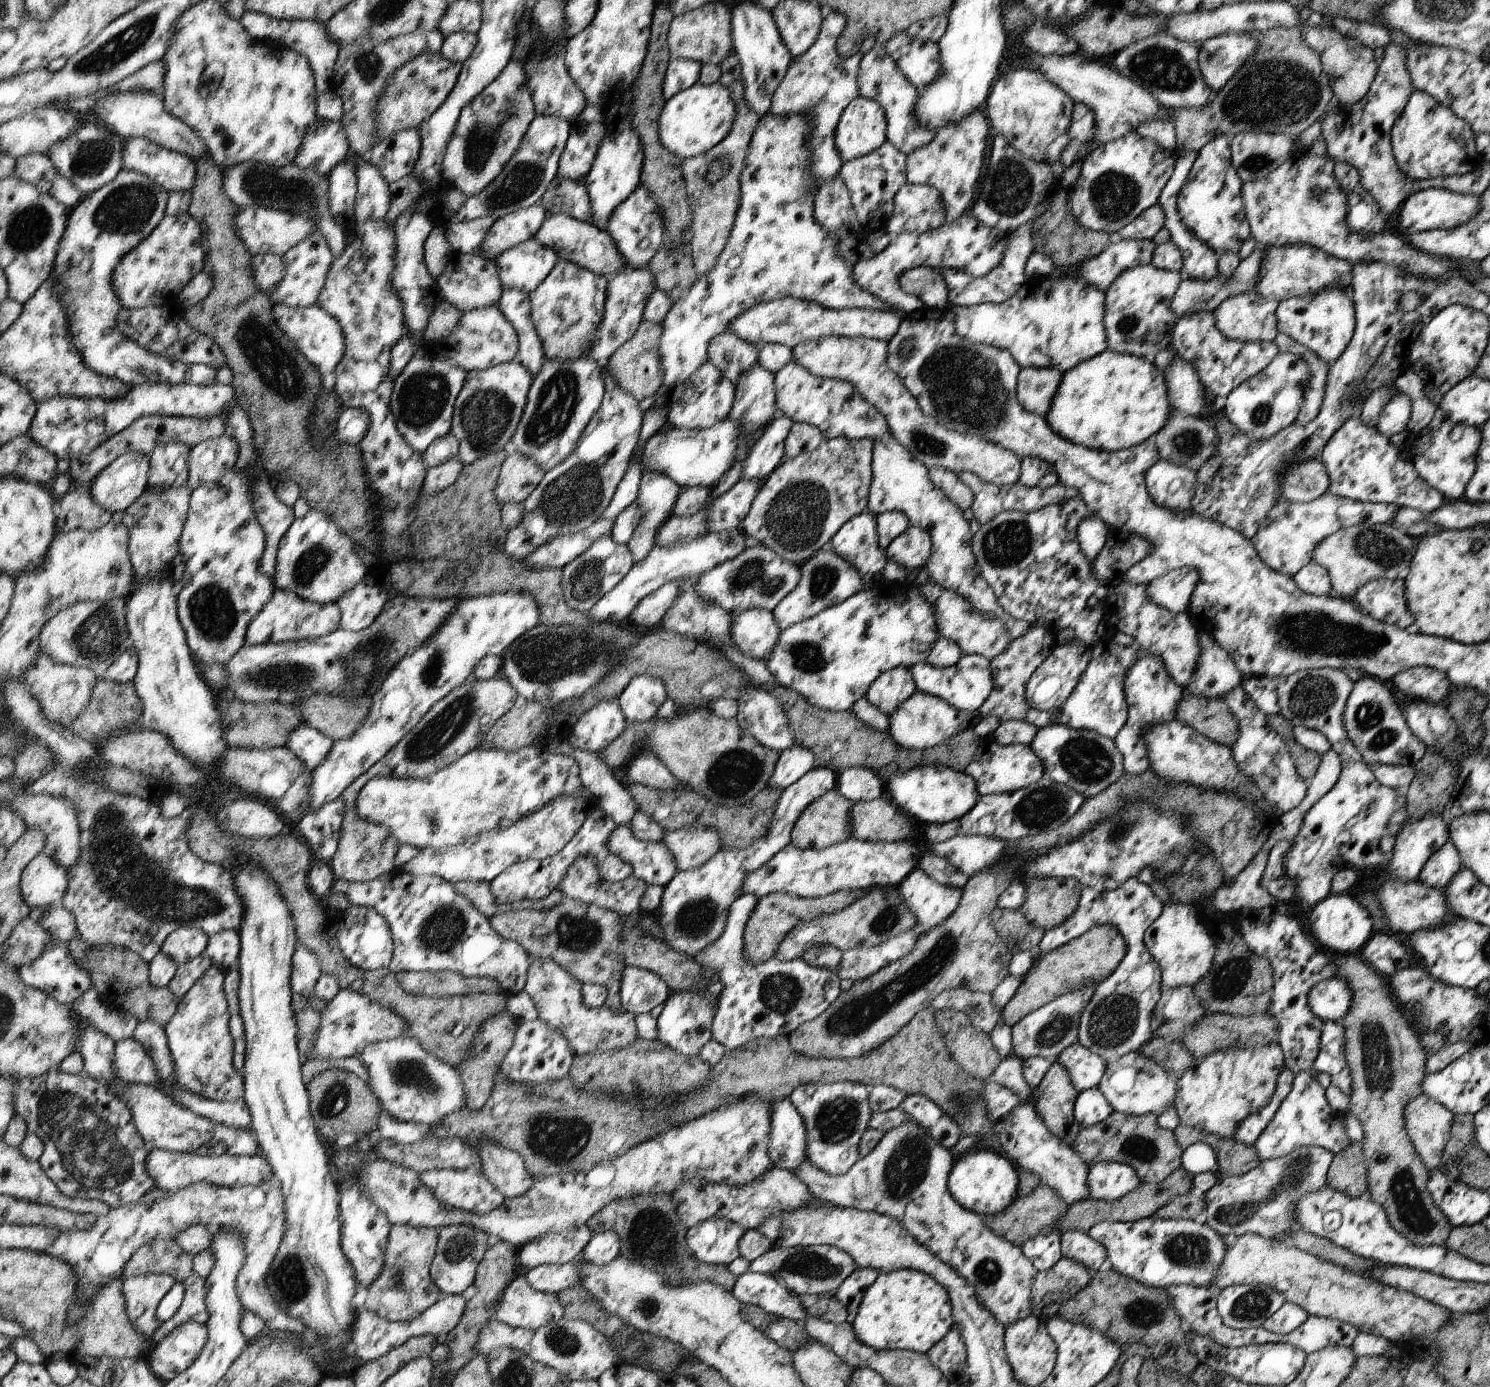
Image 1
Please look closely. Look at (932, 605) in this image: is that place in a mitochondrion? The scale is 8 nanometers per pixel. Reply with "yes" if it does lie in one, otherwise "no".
no

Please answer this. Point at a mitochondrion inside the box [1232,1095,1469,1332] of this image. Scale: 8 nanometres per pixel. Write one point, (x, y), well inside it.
(1417, 1221)

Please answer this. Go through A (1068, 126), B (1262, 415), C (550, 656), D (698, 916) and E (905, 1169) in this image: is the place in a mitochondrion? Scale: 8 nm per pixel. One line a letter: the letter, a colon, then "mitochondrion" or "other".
A: other
B: mitochondrion
C: mitochondrion
D: mitochondrion
E: mitochondrion

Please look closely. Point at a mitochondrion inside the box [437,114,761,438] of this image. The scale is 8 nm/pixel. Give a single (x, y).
(521, 181)

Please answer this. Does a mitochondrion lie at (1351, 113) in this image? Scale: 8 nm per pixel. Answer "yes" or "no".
no

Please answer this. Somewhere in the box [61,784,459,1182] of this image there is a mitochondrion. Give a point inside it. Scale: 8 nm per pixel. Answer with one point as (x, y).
(122, 873)

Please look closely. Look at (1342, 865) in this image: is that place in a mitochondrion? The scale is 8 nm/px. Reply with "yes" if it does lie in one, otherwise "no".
no

